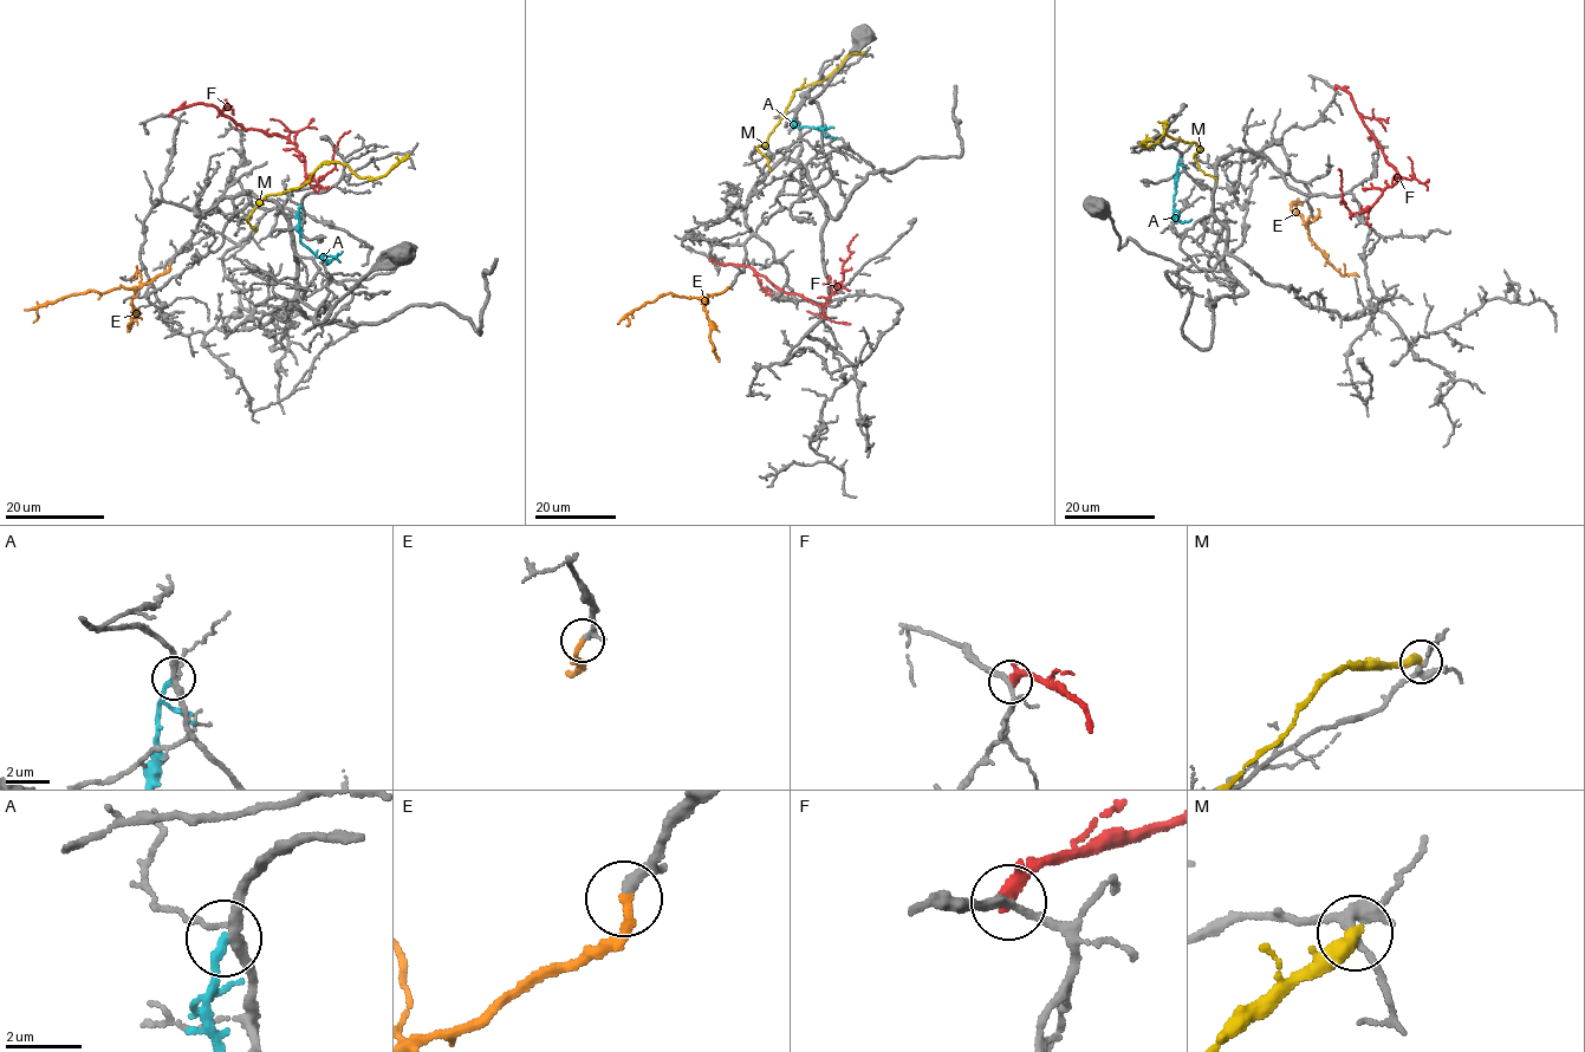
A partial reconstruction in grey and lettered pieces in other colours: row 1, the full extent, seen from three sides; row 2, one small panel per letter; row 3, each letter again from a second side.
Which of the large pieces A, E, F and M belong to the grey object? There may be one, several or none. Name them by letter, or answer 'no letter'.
E

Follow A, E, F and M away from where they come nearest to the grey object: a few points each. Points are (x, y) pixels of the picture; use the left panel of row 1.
A: (300, 205), (299, 240), (327, 264), (342, 251)
E: (169, 266), (137, 286), (66, 296), (43, 305), (37, 310), (38, 318), (33, 323)
F: (170, 115), (184, 106), (210, 104), (247, 129), (288, 140), (318, 186), (333, 169), (339, 137), (350, 130)
M: (408, 155), (377, 179), (356, 175), (338, 162), (323, 162), (310, 181), (261, 201), (247, 219), (257, 231)

